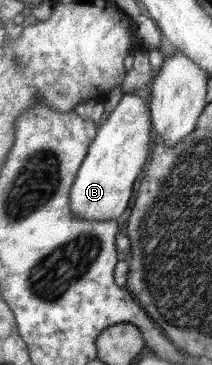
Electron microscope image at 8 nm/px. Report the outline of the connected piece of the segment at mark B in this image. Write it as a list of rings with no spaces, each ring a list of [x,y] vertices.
[[[123,94],[120,102],[99,127],[69,192],[71,214],[89,221],[117,219],[129,207],[133,185],[143,171],[149,153],[152,121],[147,104],[136,94]]]

